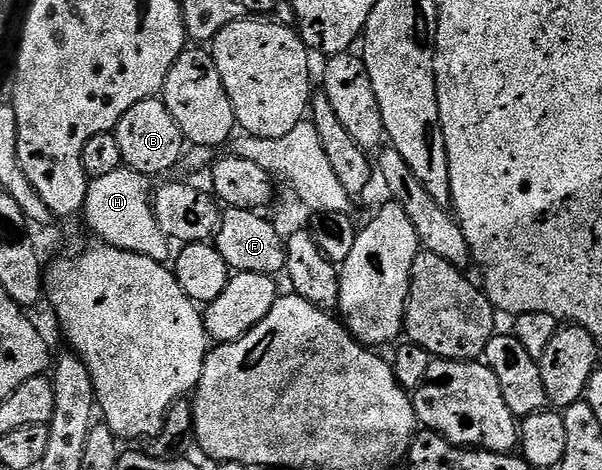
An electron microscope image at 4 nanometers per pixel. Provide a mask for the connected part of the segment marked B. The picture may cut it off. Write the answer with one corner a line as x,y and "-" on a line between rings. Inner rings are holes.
159,97
147,98
134,104
134,108
130,108
130,112
126,112
122,120
118,120
114,133
118,148
122,151
124,165
134,172
149,176
164,174
182,162
186,154
184,134
178,128
174,116
170,116
170,108
166,108
166,104

